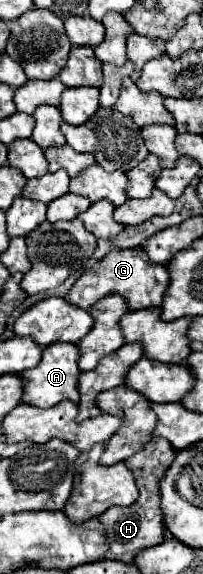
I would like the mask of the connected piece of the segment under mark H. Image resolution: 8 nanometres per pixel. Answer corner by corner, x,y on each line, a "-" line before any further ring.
152,438
144,446
142,452
138,452
126,460
128,468
134,472
140,496
132,506
124,506
124,508
112,506
100,516
100,522
104,524
104,534
108,538
112,554
118,556
124,552
140,552
148,546
156,546
156,544
164,542
166,526
164,526
164,514
162,514
162,506
160,506
160,480
164,478
166,470
174,462
176,454
178,452
174,452
174,448
170,446
170,442
166,442
166,438

